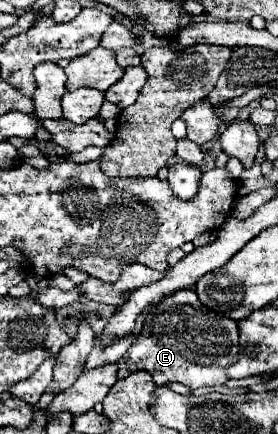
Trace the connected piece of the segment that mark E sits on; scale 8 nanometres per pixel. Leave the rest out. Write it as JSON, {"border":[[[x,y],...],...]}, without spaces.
{"border":[[[179,290],[173,296],[165,296],[159,306],[147,316],[143,332],[117,362],[117,376],[125,378],[135,370],[145,370],[153,376],[157,386],[165,386],[167,382],[179,382],[187,388],[219,386],[229,380],[225,368],[229,364],[235,364],[237,348],[237,322],[203,306],[195,290]]]}

